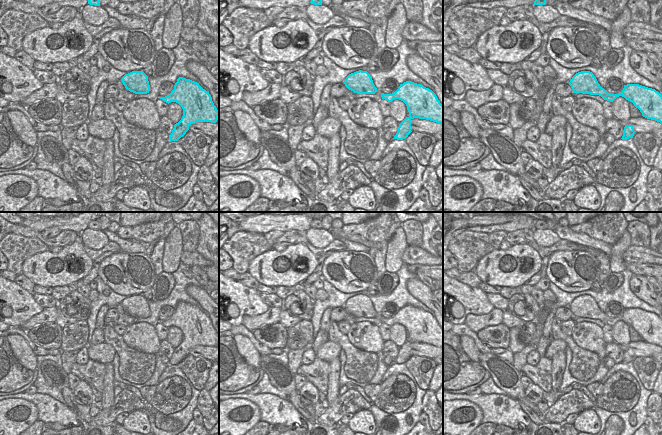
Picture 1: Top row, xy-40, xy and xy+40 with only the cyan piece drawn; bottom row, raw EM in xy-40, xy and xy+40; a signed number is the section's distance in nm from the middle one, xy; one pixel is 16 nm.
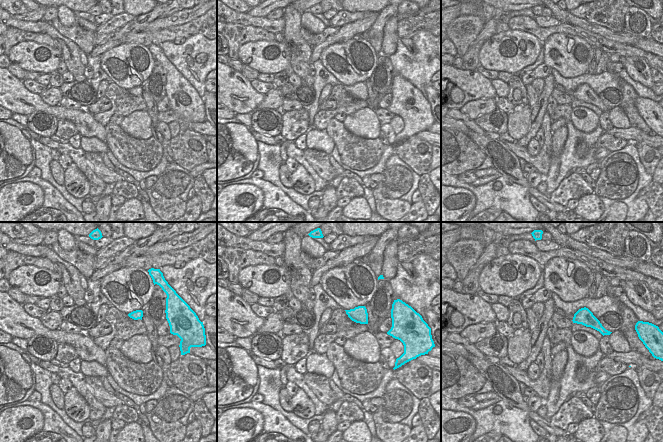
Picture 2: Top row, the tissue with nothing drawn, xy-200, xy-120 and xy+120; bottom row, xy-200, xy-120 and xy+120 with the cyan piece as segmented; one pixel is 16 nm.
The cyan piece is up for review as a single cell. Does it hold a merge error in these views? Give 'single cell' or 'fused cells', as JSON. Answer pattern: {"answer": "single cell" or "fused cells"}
{"answer": "single cell"}

